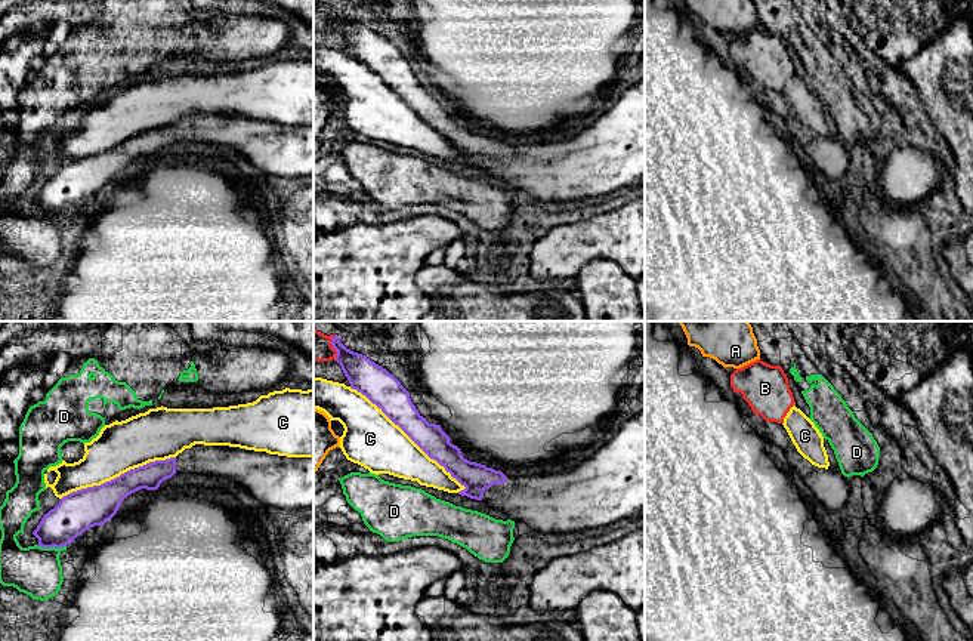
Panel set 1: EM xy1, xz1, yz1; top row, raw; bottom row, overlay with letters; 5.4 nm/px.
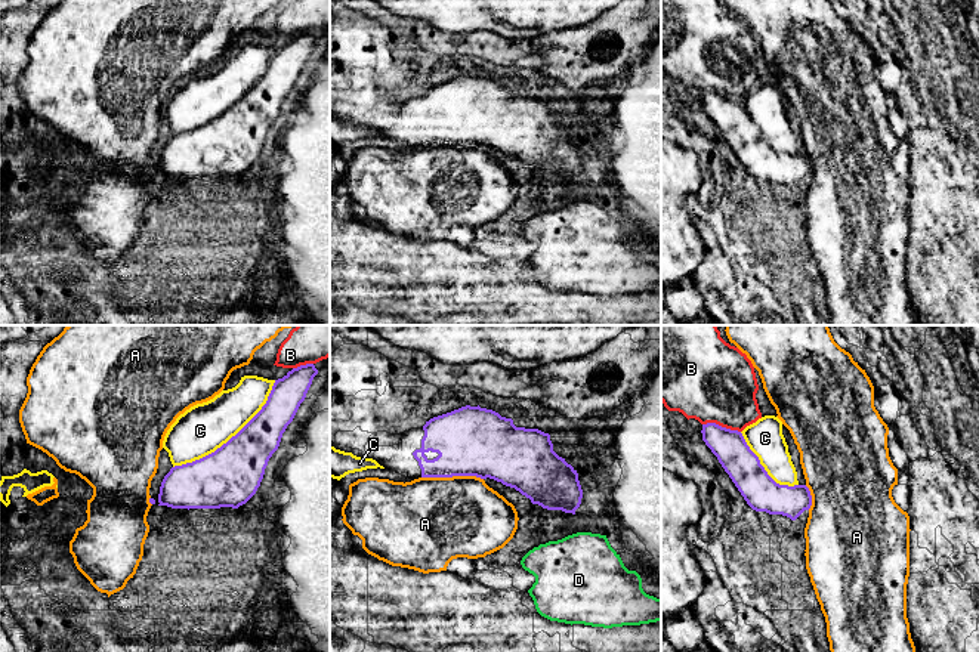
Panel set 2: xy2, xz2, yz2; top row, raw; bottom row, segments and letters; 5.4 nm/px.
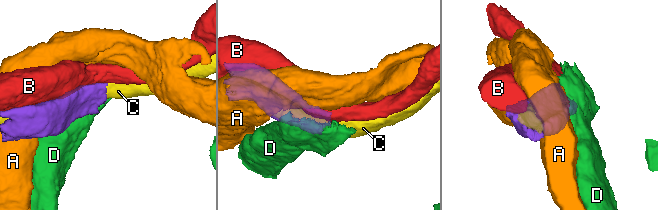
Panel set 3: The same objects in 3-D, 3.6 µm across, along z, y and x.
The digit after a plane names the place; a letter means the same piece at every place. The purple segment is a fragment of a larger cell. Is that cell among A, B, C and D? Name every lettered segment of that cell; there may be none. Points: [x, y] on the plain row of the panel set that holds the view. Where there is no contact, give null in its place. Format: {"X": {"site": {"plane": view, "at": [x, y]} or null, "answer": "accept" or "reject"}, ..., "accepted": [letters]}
{"A": {"site": {"plane": "xz2", "at": [453, 144]}, "answer": "reject"}, "B": {"site": {"plane": "yz2", "at": [720, 95]}, "answer": "reject"}, "C": {"site": {"plane": "xz1", "at": [408, 104]}, "answer": "reject"}, "D": {"site": {"plane": "xy1", "at": [52, 215]}, "answer": "reject"}, "accepted": []}

